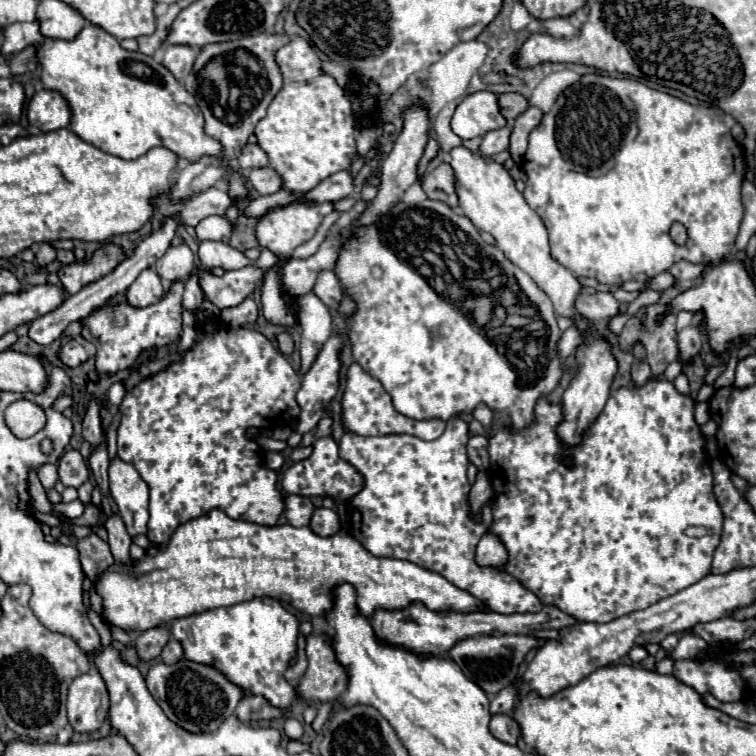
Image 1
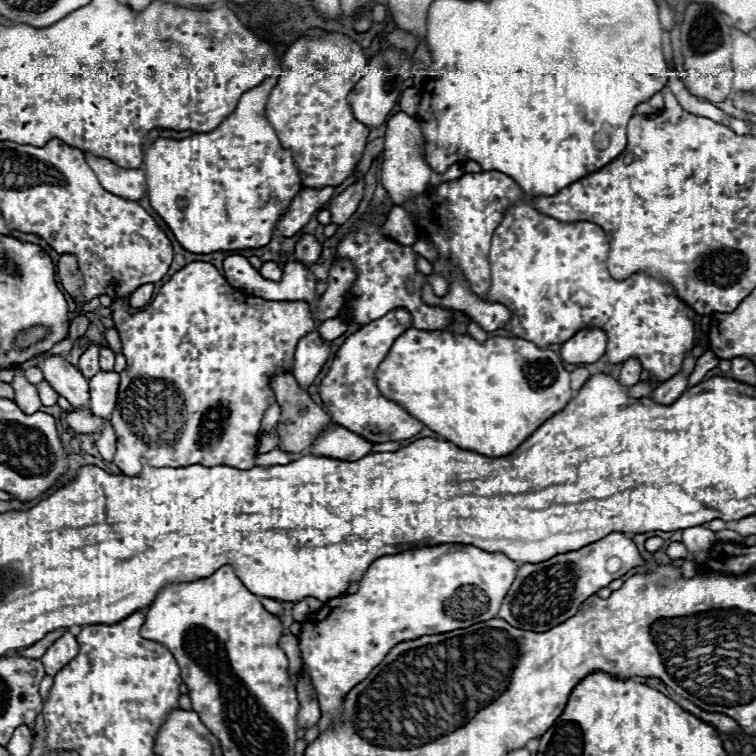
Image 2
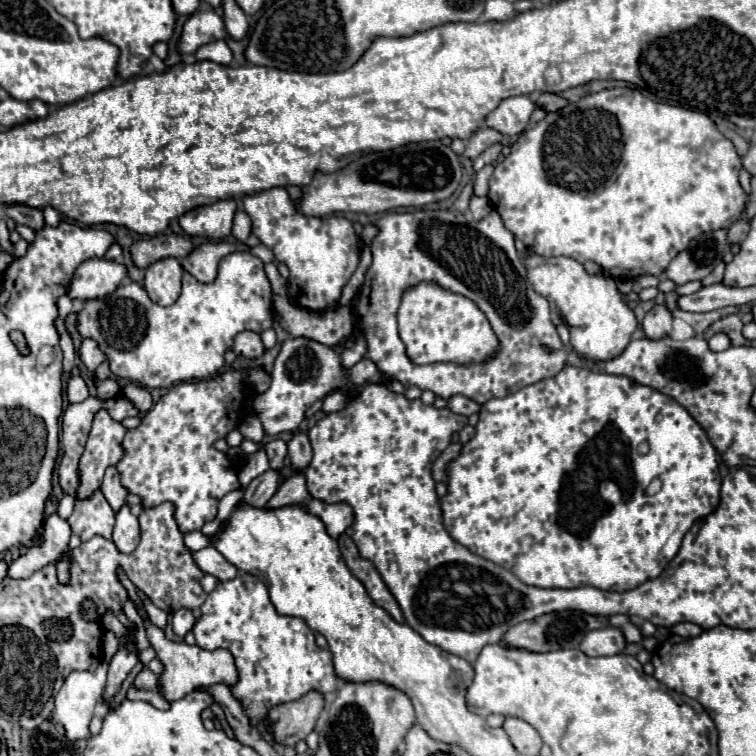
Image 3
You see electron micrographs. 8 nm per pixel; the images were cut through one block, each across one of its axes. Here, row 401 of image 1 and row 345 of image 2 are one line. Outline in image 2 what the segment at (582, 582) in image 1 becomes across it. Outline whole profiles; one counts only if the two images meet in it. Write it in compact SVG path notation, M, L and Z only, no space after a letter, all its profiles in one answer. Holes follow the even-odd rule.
M518 202L506 210L492 238L490 302L500 302L514 312L512 320L506 324L506 330L512 336L530 340L542 348L548 344L562 344L586 324L596 324L608 334L606 356L612 364L636 356L642 362L642 368L650 372L654 382L664 382L680 372L684 352L694 346L694 310L678 300L668 284L646 274L634 274L628 280L614 280L604 264L606 252L608 238L594 222L564 224L540 214L528 202Z

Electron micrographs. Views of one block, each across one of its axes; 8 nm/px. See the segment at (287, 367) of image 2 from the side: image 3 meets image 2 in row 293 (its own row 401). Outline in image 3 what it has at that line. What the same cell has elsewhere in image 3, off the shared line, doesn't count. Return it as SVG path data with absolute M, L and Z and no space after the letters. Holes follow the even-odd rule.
M228 370L216 378L176 384L142 418L140 426L134 430L128 430L128 436L124 438L126 454L124 454L124 460L120 460L120 464L116 464L116 468L122 476L124 488L130 494L142 496L144 508L152 508L164 500L174 502L176 504L176 520L184 534L192 532L192 530L200 530L206 522L214 520L220 498L240 486L236 468L232 468L230 458L224 452L214 450L212 444L218 438L224 438L230 430L234 430L247 414L246 408L244 408L246 396L244 396L244 386L242 386L242 376L244 376L244 370Z

